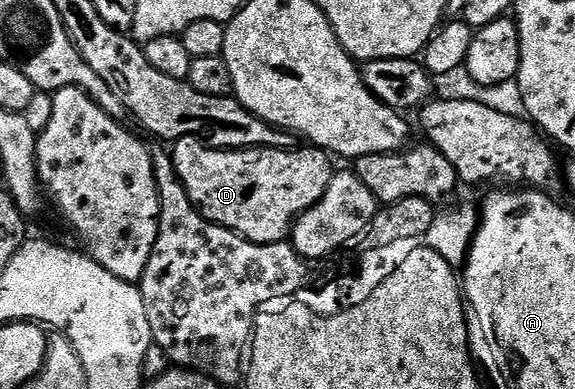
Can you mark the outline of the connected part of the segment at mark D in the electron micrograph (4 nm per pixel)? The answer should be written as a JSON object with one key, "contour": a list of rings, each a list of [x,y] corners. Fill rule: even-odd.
{"contour":[[[184,136],[171,146],[170,152],[178,171],[178,179],[190,203],[204,218],[256,245],[273,245],[291,234],[292,222],[307,209],[314,207],[318,199],[326,195],[326,187],[330,187],[332,182],[333,158],[322,149],[303,148],[296,147],[291,151],[272,148],[212,149],[195,136]]]}

